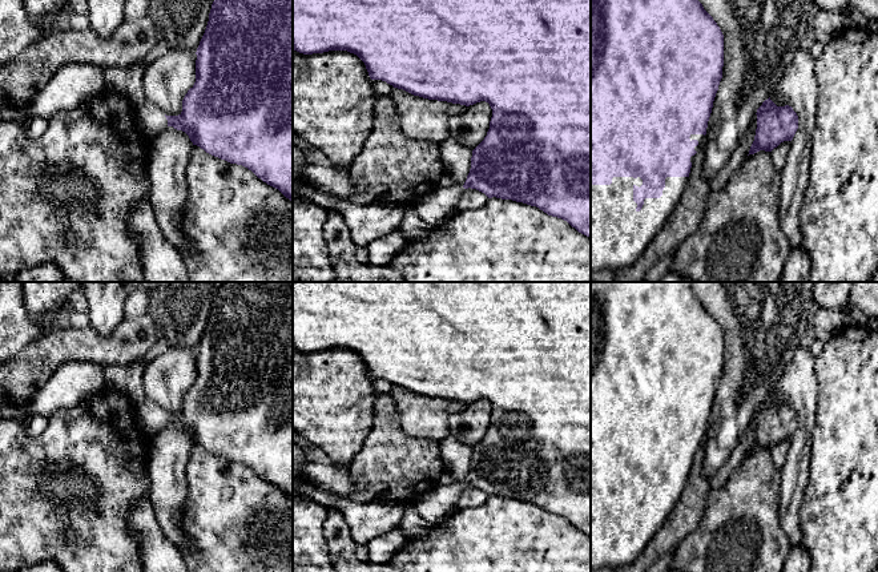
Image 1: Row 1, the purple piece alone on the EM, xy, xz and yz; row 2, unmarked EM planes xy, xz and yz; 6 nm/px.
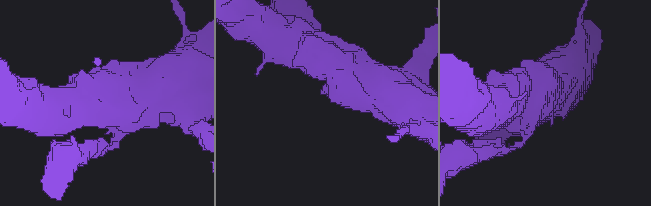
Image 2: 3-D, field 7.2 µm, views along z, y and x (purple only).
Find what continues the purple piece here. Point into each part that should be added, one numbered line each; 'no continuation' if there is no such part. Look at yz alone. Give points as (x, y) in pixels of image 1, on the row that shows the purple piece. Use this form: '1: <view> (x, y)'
1: yz (619, 234)

